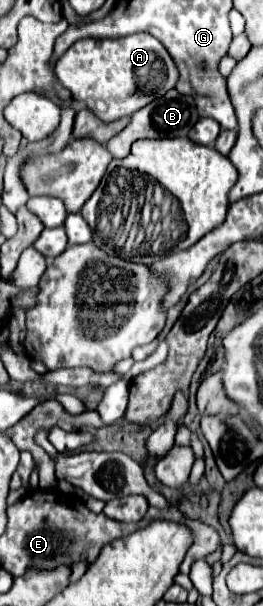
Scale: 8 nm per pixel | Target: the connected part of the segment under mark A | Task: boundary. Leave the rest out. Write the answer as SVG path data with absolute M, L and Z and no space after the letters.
M134 33L120 39L80 39L56 61L54 73L62 87L72 93L74 101L84 103L96 117L106 123L136 113L156 97L170 91L178 81L178 69L174 61L170 59L164 45L150 33Z

